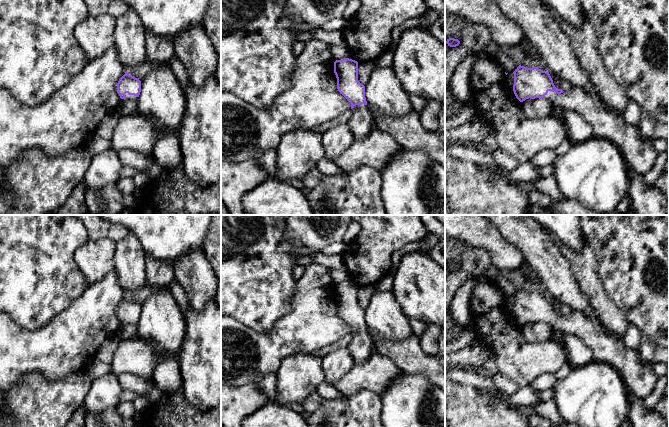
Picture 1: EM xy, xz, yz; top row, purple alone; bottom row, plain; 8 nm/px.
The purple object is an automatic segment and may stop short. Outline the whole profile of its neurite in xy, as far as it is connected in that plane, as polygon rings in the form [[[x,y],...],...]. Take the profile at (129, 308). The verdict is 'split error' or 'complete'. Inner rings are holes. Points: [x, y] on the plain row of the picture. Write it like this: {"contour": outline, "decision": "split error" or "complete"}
{"contour": [[[126,295],[117,307],[117,317],[121,323],[136,324],[141,316],[141,305]]], "decision": "split error"}

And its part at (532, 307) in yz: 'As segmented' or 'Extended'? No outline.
Extended

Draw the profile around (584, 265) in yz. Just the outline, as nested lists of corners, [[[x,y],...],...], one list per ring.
[[[545,231],[568,260],[580,291],[588,297],[602,326],[622,339],[629,322],[624,312],[612,301],[602,285],[598,262],[592,246],[586,241],[582,251],[578,253],[558,242],[550,231]]]

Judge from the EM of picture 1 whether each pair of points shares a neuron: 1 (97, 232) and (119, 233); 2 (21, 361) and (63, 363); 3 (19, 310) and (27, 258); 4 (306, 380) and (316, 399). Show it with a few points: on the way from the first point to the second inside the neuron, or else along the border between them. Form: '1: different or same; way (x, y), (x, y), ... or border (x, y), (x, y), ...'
1: same; way (102, 232), (114, 232)
2: same; way (31, 361), (53, 361)
3: same; way (27, 297), (27, 271)
4: different; border (316, 391), (299, 402)

